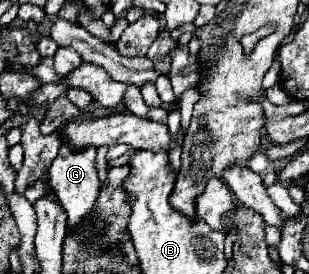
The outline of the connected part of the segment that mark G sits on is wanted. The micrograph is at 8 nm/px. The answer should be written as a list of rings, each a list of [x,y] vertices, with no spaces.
[[[63,143],[59,155],[49,167],[47,177],[61,207],[69,215],[69,227],[79,227],[79,223],[83,223],[83,219],[87,219],[95,209],[95,199],[99,199],[99,191],[101,191],[101,181],[97,177],[97,149],[89,147],[83,151],[73,151]]]

